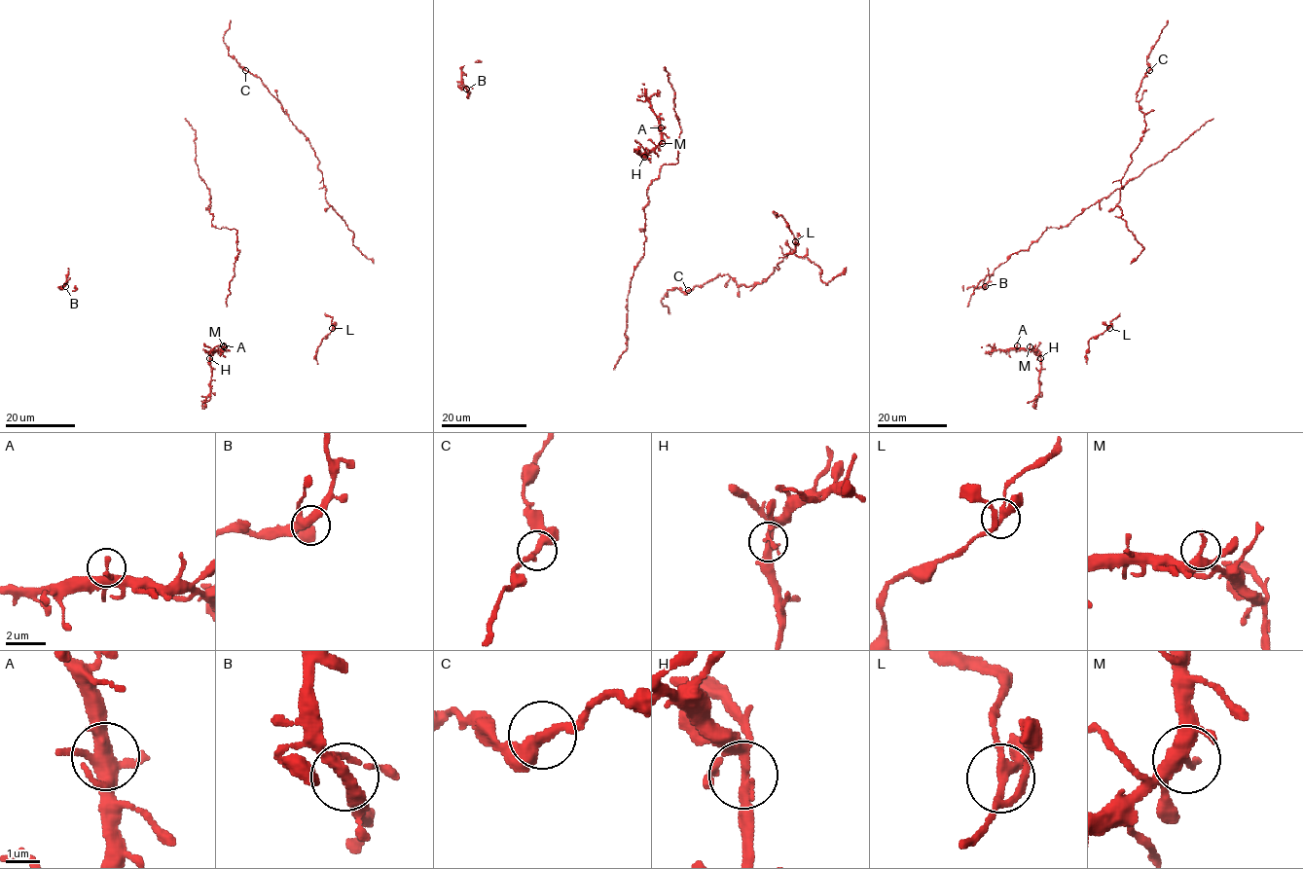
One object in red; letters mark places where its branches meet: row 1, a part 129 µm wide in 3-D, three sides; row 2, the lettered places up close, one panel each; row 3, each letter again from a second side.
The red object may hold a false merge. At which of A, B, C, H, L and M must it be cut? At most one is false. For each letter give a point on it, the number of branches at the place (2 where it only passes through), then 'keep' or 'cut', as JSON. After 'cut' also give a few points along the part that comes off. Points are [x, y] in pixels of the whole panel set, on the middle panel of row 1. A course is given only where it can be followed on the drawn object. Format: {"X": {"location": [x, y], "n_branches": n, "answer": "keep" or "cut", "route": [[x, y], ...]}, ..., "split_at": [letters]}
{"A": {"location": [661, 127], "n_branches": 4, "answer": "keep"}, "B": {"location": [466, 89], "n_branches": 3, "answer": "keep"}, "C": {"location": [688, 290], "n_branches": 2, "answer": "keep"}, "H": {"location": [644, 157], "n_branches": 4, "answer": "keep"}, "L": {"location": [795, 241], "n_branches": 4, "answer": "keep"}, "M": {"location": [662, 143], "n_branches": 2, "answer": "keep"}, "split_at": []}

